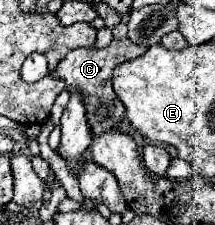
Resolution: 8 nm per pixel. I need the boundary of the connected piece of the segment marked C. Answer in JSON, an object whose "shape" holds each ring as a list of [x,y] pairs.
{"shape":[[[112,39],[112,43],[108,47],[102,47],[102,49],[98,49],[96,45],[80,47],[80,49],[70,51],[64,57],[64,61],[60,61],[60,67],[54,71],[54,75],[66,81],[68,91],[76,91],[84,99],[86,119],[88,119],[94,135],[120,127],[120,121],[124,119],[124,105],[120,103],[120,99],[116,97],[114,89],[112,89],[112,69],[118,63],[136,59],[144,53],[146,53],[144,45],[136,45],[130,39]]]}

